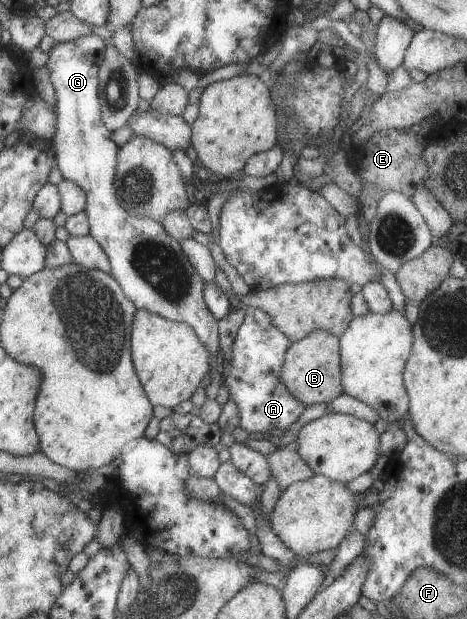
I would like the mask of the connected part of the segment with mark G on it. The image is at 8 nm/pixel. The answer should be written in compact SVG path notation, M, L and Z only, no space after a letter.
M88 34L68 43L55 43L47 53L48 61L45 66L50 73L49 79L54 87L56 99L53 109L56 117L55 133L50 146L54 151L57 168L63 179L72 181L84 191L83 213L88 221L89 235L104 251L110 265L110 274L122 289L124 296L132 301L136 309L144 309L158 317L188 325L198 337L198 341L204 345L208 357L214 356L216 359L219 347L217 320L204 304L202 294L204 285L184 256L180 243L162 228L158 220L148 217L140 219L126 213L120 199L116 197L113 179L116 176L118 148L114 145L114 141L109 140L111 132L100 121L100 101L98 101L98 71L104 51L105 41L96 35Z

